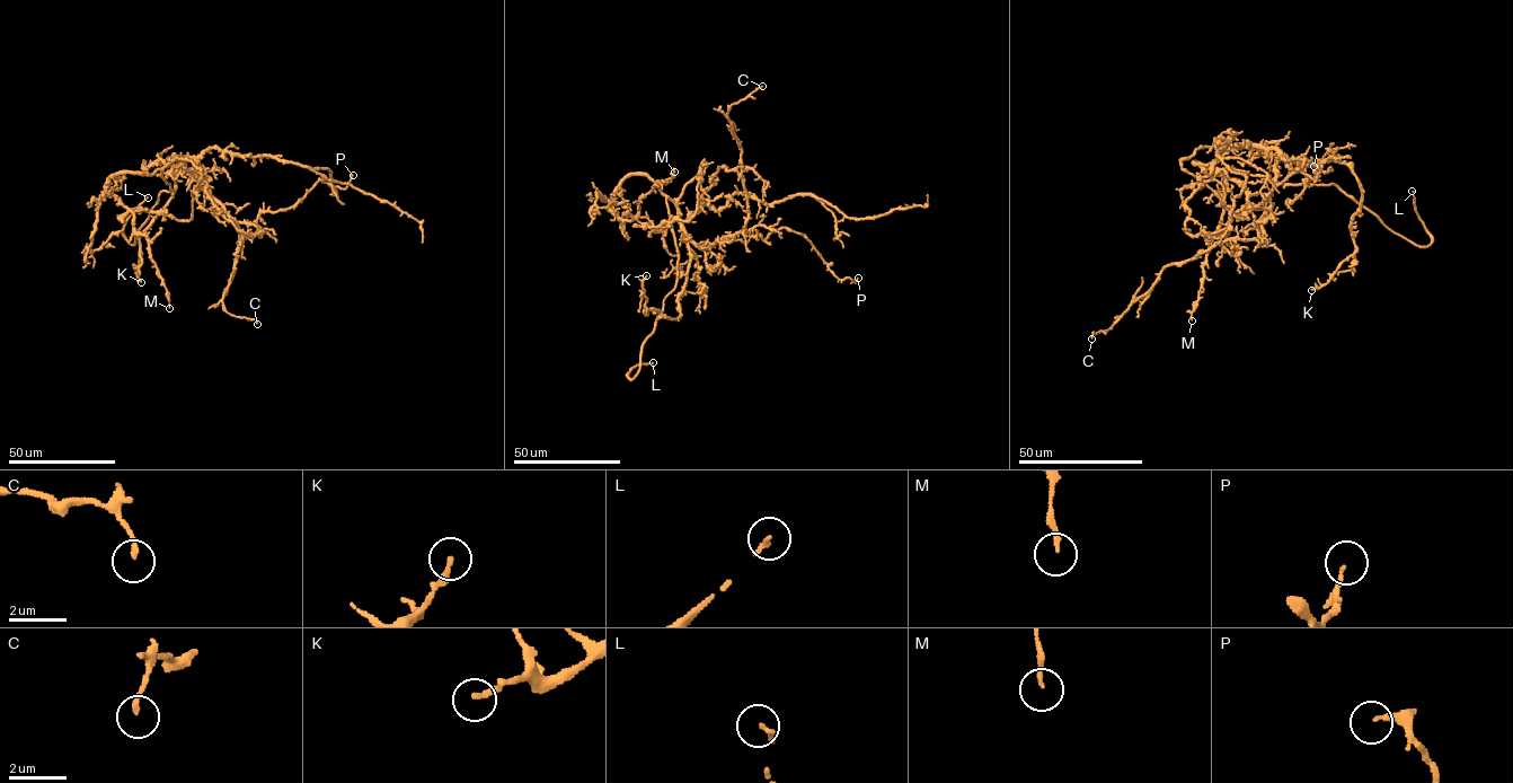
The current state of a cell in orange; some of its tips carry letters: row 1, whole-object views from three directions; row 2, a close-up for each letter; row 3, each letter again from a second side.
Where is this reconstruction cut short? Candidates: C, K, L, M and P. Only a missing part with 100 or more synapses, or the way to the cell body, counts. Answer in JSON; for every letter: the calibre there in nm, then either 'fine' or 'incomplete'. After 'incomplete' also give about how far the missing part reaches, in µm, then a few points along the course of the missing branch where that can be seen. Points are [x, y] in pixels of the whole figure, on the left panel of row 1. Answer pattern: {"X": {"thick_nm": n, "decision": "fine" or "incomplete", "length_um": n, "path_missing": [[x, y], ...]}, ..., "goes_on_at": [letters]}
{"C": {"thick_nm": 150, "decision": "fine"}, "K": {"thick_nm": 240, "decision": "fine"}, "L": {"thick_nm": 160, "decision": "incomplete", "length_um": 20, "path_missing": [[148, 198], [169, 170]]}, "M": {"thick_nm": 150, "decision": "fine"}, "P": {"thick_nm": 140, "decision": "fine"}, "goes_on_at": ["L"]}

